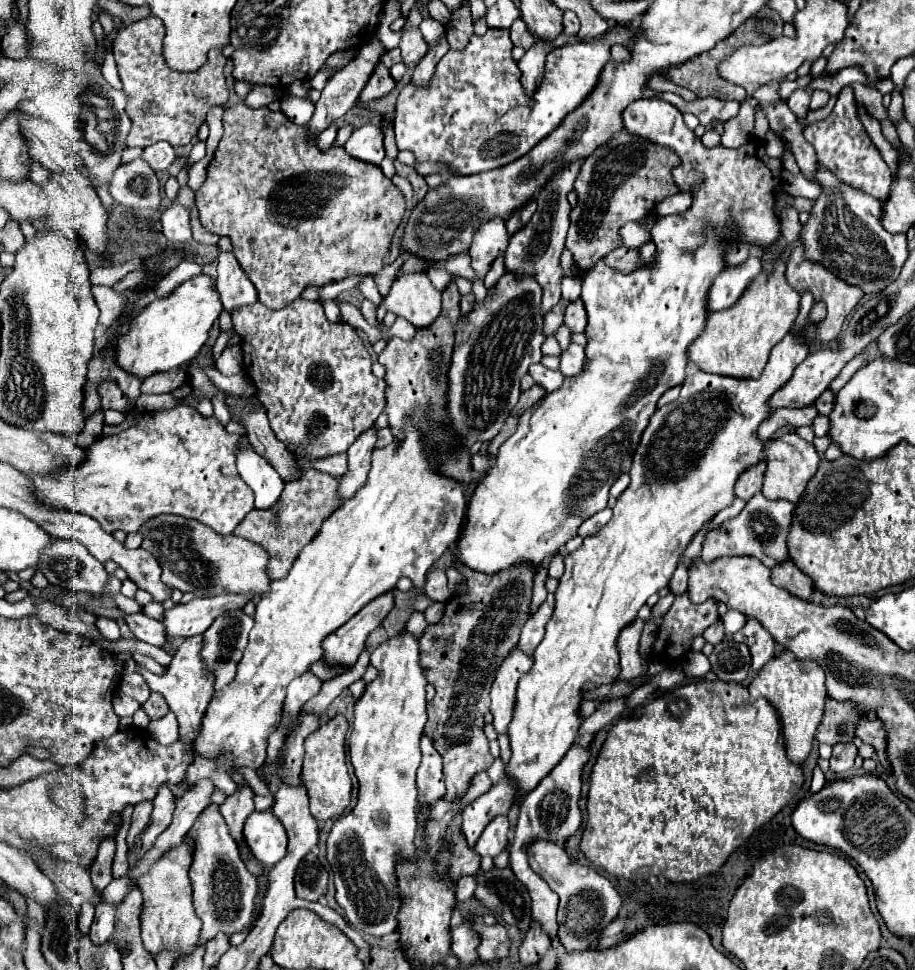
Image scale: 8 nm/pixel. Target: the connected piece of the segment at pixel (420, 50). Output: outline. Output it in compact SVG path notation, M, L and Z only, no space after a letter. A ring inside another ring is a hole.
M410 27L404 31L400 49L402 49L402 59L406 65L418 63L428 53L428 45L426 45L420 29L416 29L416 27Z

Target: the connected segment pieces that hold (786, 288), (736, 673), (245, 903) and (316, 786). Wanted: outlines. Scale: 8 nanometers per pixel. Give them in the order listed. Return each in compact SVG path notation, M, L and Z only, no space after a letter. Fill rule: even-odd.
M778 259L768 269L768 275L760 275L760 279L756 279L756 283L752 283L752 287L748 287L748 291L744 291L742 299L738 299L736 305L732 305L730 309L724 309L724 311L716 311L708 317L704 333L688 347L688 359L694 361L700 367L700 371L738 377L738 379L758 379L762 375L772 347L788 335L788 331L792 329L792 323L798 315L798 309L800 309L800 295L786 283L784 269L786 269L786 265L780 263L780 259Z
M722 641L714 647L714 653L708 657L712 663L712 673L722 681L742 683L750 673L752 653L744 643Z
M216 803L208 805L200 817L196 819L194 827L184 837L184 843L192 847L192 863L190 863L190 881L194 891L194 909L196 915L202 919L204 927L200 933L200 943L212 939L218 931L228 935L236 931L244 931L254 915L256 895L258 895L258 881L252 877L240 859L238 845L232 839L224 817L220 815L220 807Z
M336 715L330 721L322 723L312 735L306 739L306 755L302 763L302 779L310 797L310 811L318 821L340 817L350 805L352 779L348 775L346 765L346 731L348 721L344 715Z

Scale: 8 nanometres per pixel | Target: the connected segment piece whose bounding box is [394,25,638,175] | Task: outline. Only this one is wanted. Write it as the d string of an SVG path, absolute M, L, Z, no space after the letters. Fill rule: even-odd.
M616 25L600 39L568 43L553 49L546 57L542 87L536 97L528 97L520 85L520 69L512 59L512 41L508 29L488 29L484 35L472 35L461 51L449 50L436 66L432 83L428 87L407 84L396 101L394 133L398 149L408 149L420 163L442 161L448 163L460 175L472 175L508 165L528 151L532 151L544 137L548 137L574 109L578 109L588 95L596 89L604 65L610 61L612 45L628 45L636 39L636 31L630 25Z

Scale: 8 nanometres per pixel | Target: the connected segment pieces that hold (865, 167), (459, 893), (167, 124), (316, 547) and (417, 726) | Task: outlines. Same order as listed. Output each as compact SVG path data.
M850 85L840 91L834 111L826 119L804 127L804 139L816 149L818 161L830 173L834 173L842 183L862 193L868 193L880 201L888 199L888 189L892 185L892 173L858 117L858 103L854 99L854 91Z
M464 875L456 881L456 899L458 901L468 901L476 891L476 877Z
M149 15L138 23L122 27L114 39L114 59L130 99L128 113L132 117L132 131L126 139L128 147L148 147L156 141L168 141L174 147L188 145L204 123L212 105L226 105L230 89L226 85L224 65L226 57L220 49L210 51L208 63L192 73L180 73L168 67L162 55L164 24L158 17Z
M406 417L404 419L404 439L402 441L396 441L388 447L380 447L374 451L372 455L372 467L366 475L366 483L356 491L356 495L352 499L348 499L340 509L336 509L322 525L322 529L318 531L318 535L302 549L302 553L298 555L292 571L288 573L286 579L280 579L280 581L272 581L272 589L268 595L262 595L258 605L256 605L256 613L254 613L254 627L250 631L250 641L248 641L248 647L244 651L244 657L240 659L238 663L238 673L236 673L236 679L224 687L224 693L220 693L220 697L212 699L210 705L208 705L208 711L204 715L204 721L202 721L202 729L200 729L200 737L196 739L196 751L208 759L214 759L218 751L232 751L234 755L234 761L236 761L236 767L252 767L252 769L258 769L264 761L266 761L266 747L268 747L268 737L270 733L276 731L278 727L278 719L282 717L282 705L284 705L284 697L286 697L286 687L288 683L294 679L294 677L300 677L302 673L308 671L308 665L314 663L314 661L320 661L322 659L322 639L326 635L330 635L332 631L336 631L340 625L344 625L350 617L354 617L362 607L366 607L372 599L384 595L386 591L390 591L390 587L396 585L396 581L400 577L410 577L414 587L420 587L424 583L424 575L426 571L430 569L430 565L458 539L460 535L460 527L464 523L464 513L466 513L466 497L464 497L464 485L458 481L458 479L452 479L452 477L446 477L446 475L440 475L436 463L430 459L432 457L432 449L426 445L424 441L424 433L420 433L420 429L416 427L416 423Z
M406 629L396 633L392 639L380 643L370 663L378 669L378 677L366 685L362 697L354 705L354 729L350 735L350 761L360 783L360 795L356 807L340 817L328 835L328 861L334 871L336 903L344 909L348 923L368 935L384 937L396 931L396 913L400 907L400 893L396 885L396 859L414 859L414 837L416 837L416 769L420 765L420 735L426 725L426 675L420 667L420 643L418 637Z

